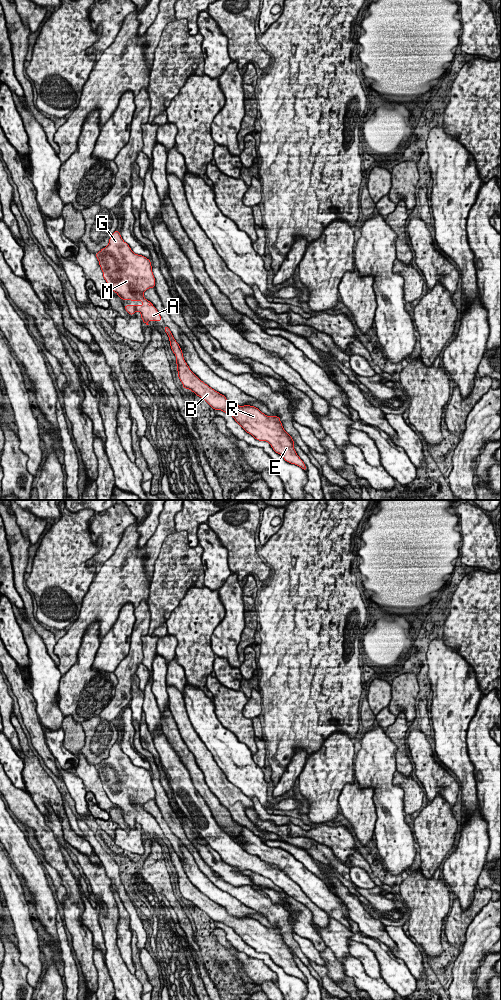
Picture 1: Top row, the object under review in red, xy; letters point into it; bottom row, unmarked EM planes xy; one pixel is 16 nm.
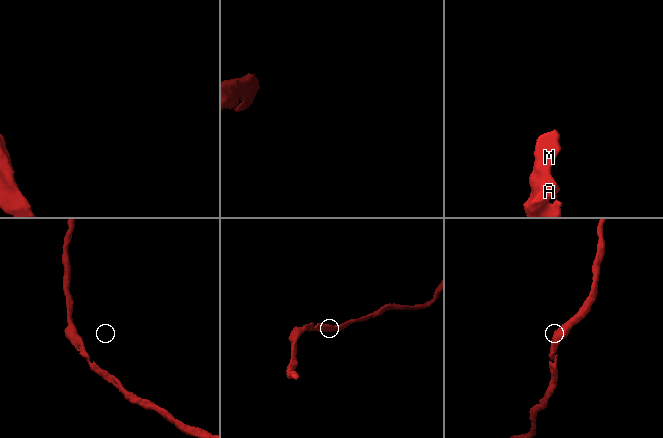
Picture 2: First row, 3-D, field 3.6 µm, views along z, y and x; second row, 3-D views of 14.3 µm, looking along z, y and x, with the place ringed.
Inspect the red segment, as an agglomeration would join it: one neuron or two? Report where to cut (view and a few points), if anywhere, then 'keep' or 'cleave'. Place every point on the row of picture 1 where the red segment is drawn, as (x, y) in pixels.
no cut | keep

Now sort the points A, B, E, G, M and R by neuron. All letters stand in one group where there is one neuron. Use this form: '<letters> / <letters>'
A B E G M R

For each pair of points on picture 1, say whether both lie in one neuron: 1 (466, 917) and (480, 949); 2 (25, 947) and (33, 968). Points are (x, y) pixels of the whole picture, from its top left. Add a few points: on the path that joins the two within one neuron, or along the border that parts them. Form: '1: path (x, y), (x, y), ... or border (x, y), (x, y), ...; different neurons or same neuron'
1: border (484, 906), (469, 925), (462, 946); different neurons
2: path (30, 952), (30, 958), (33, 963); same neuron

